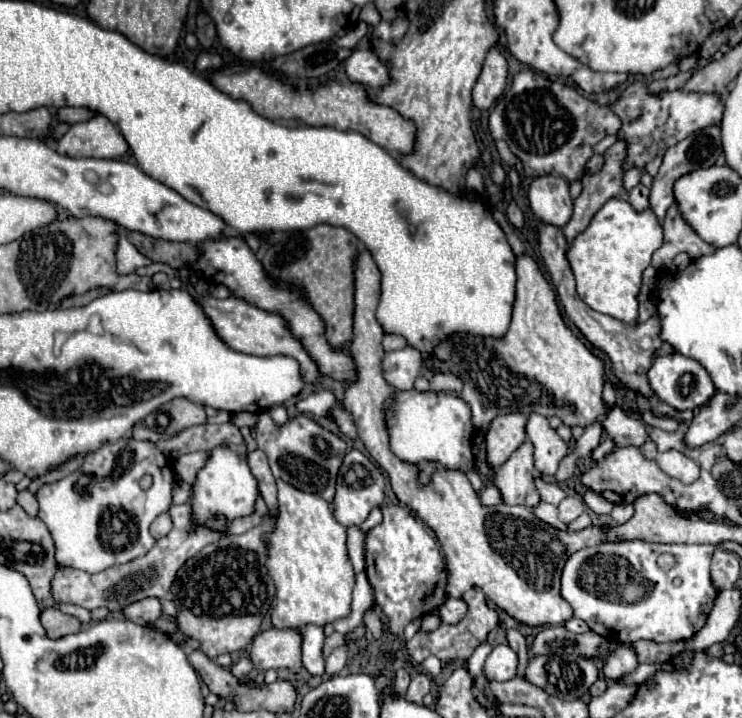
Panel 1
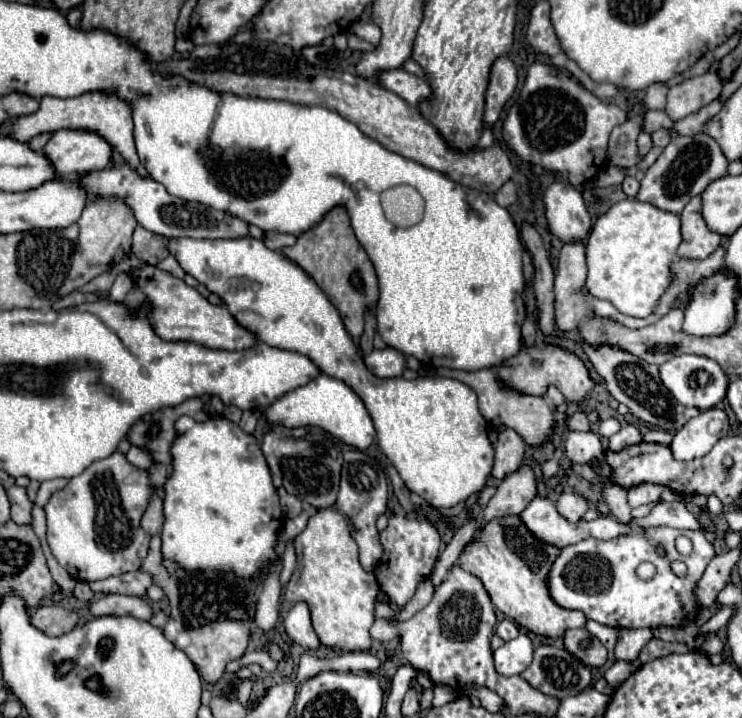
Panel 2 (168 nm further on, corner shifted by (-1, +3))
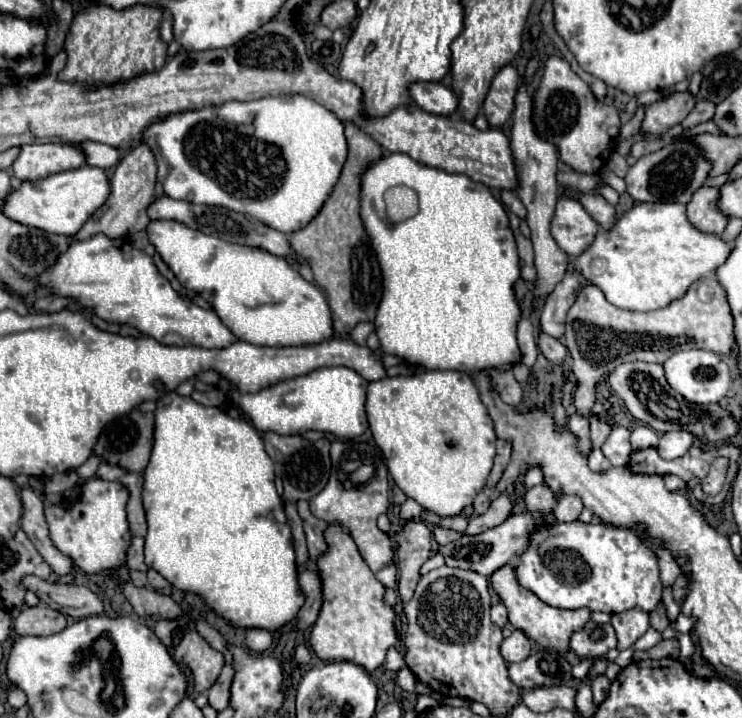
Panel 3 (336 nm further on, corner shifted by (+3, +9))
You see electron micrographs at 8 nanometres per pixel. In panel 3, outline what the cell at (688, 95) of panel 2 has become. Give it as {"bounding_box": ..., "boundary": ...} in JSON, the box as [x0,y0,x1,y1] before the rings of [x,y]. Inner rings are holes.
{"bounding_box":[639,92,695,136],"boundary":[[[677,92],[671,98],[647,106],[639,134],[653,134],[653,136],[667,134],[671,126],[683,122],[683,118],[693,110],[693,106],[695,98],[687,92]]]}

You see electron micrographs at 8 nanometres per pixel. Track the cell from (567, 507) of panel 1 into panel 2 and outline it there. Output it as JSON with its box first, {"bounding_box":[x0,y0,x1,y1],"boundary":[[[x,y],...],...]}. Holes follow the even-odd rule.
{"bounding_box":[557,492,587,522],"boundary":[[[563,492],[557,500],[559,514],[569,522],[579,522],[587,512],[587,500],[575,492]]]}

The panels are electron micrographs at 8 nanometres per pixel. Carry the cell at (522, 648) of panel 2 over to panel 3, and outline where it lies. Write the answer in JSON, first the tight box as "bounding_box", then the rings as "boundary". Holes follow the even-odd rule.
{"bounding_box":[501,630,531,662],"boundary":[[[513,630],[513,634],[503,640],[501,654],[507,662],[521,662],[529,656],[529,652],[531,652],[531,642],[521,630]]]}

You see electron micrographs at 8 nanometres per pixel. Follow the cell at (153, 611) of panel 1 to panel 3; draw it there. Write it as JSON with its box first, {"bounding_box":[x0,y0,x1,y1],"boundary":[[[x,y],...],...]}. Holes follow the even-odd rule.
{"bounding_box":[23,576,103,620],"boundary":[[[35,576],[23,578],[23,586],[27,586],[27,590],[35,592],[37,598],[45,606],[59,610],[61,614],[67,614],[73,620],[97,616],[103,612],[103,602],[85,586],[63,584],[61,580],[49,582],[49,580],[41,580]]]}

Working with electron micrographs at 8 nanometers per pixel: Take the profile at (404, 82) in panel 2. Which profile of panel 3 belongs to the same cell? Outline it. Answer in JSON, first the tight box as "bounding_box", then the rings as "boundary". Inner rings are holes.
{"bounding_box":[411,82,459,116],"boundary":[[[415,82],[411,84],[411,98],[413,102],[435,116],[451,116],[457,112],[459,98],[451,88],[435,82]]]}

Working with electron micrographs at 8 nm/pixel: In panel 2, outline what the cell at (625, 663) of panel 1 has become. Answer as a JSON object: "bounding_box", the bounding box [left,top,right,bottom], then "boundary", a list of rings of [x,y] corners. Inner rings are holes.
{"bounding_box":[615,628,651,662],"boundary":[[[639,628],[639,630],[619,630],[617,636],[617,644],[615,644],[615,660],[625,660],[625,662],[633,662],[637,660],[641,648],[649,642],[651,638],[651,630],[649,628]]]}

